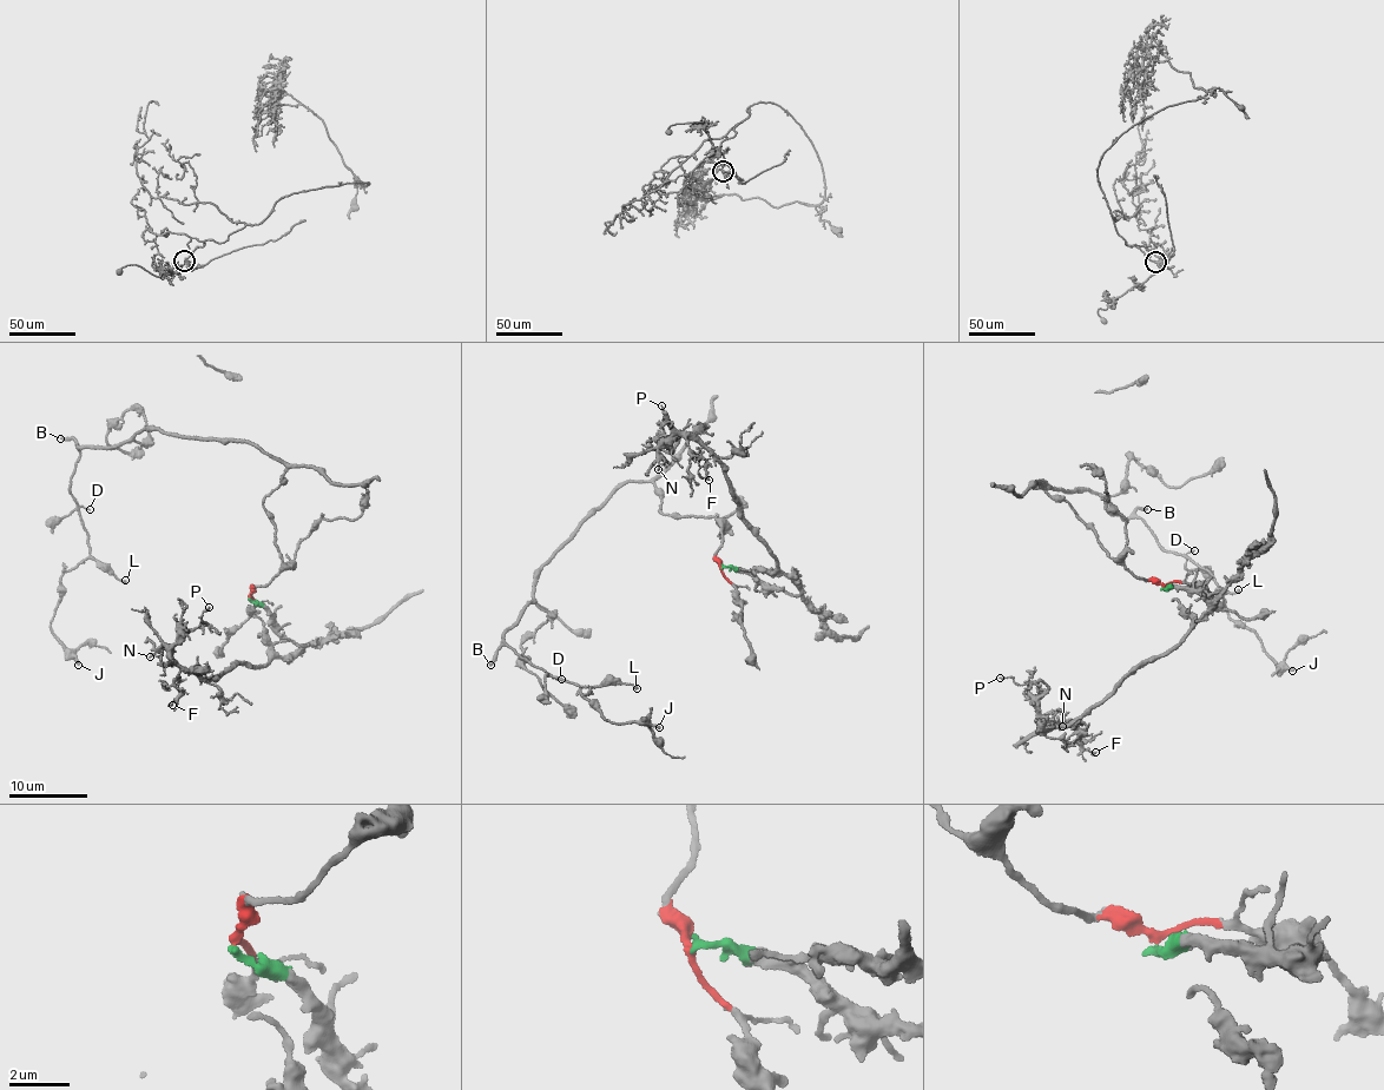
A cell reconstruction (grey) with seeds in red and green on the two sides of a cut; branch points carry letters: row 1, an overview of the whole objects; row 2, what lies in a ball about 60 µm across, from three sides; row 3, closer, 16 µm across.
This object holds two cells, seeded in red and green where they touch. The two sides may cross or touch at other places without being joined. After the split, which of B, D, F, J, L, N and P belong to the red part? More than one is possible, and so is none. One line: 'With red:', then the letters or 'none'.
With red: B, D, J, L

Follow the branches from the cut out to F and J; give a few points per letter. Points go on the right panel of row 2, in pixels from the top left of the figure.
F: (1164, 588), (1175, 583), (1203, 595), (1219, 594), (1191, 631), (1165, 653), (1072, 722), (1045, 734), (1096, 752)
J: (1165, 587), (1034, 488), (1104, 494), (1109, 512), (1141, 519), (1211, 573), (1228, 615), (1293, 671)

